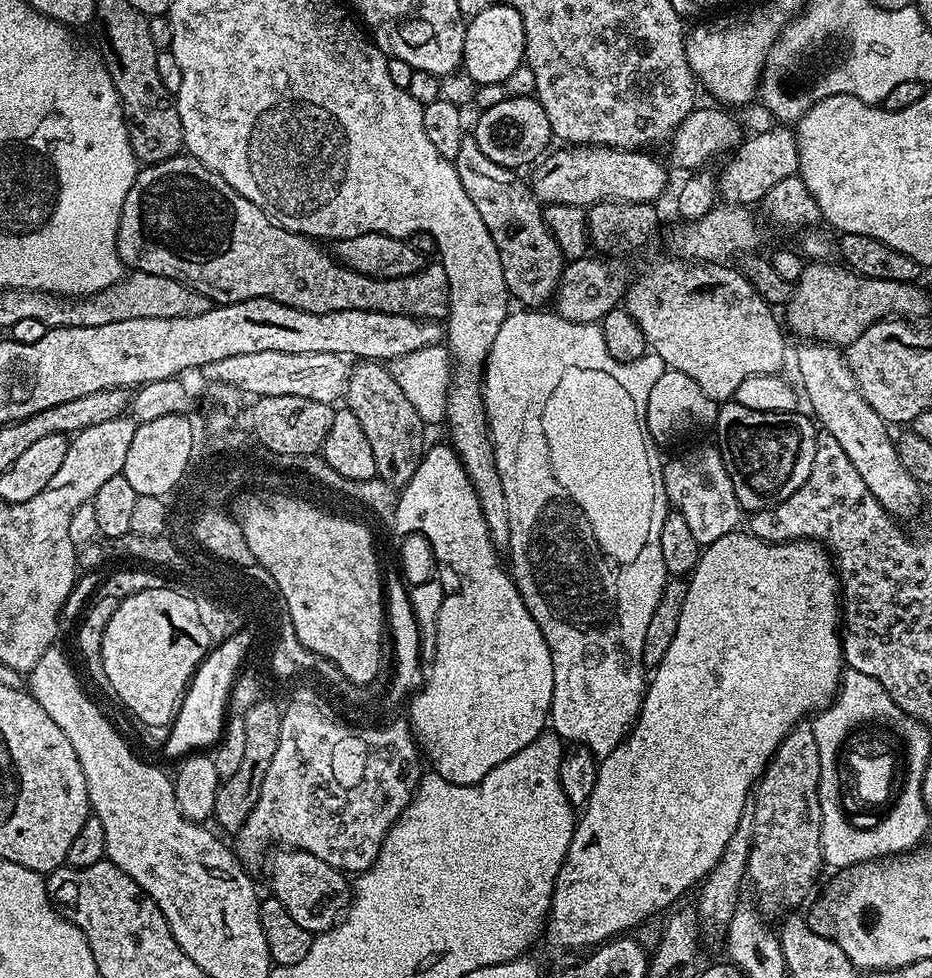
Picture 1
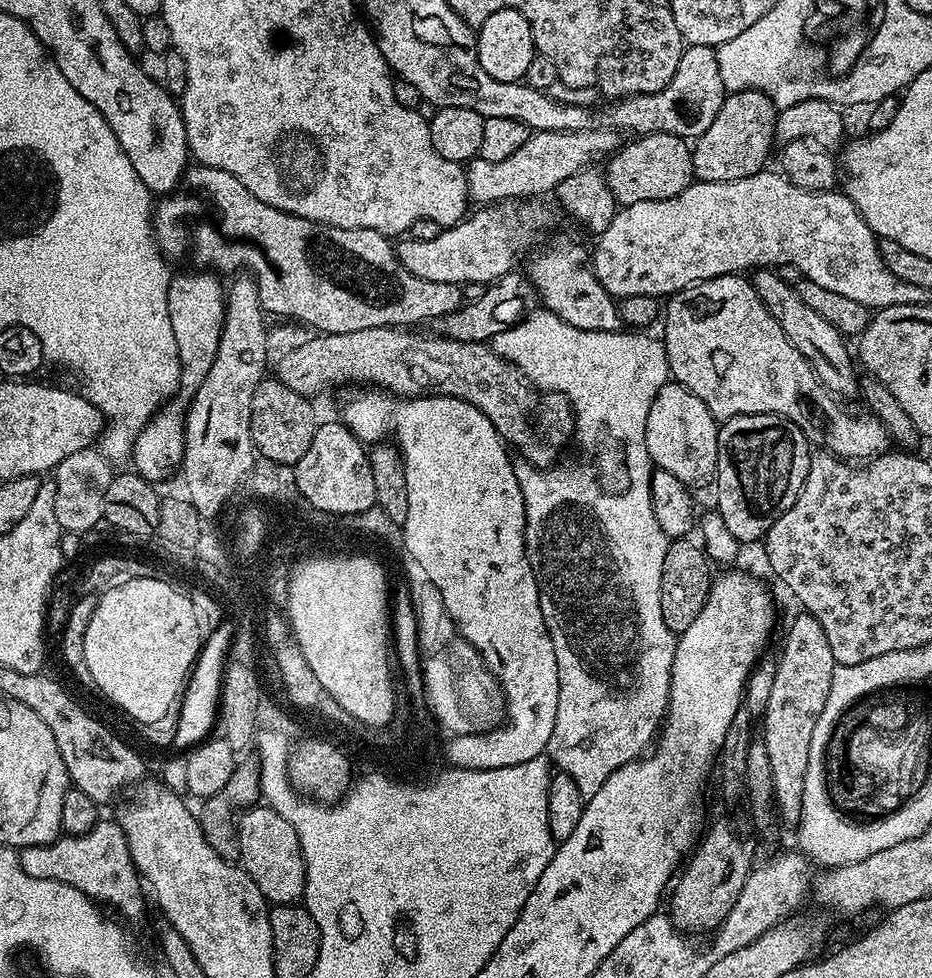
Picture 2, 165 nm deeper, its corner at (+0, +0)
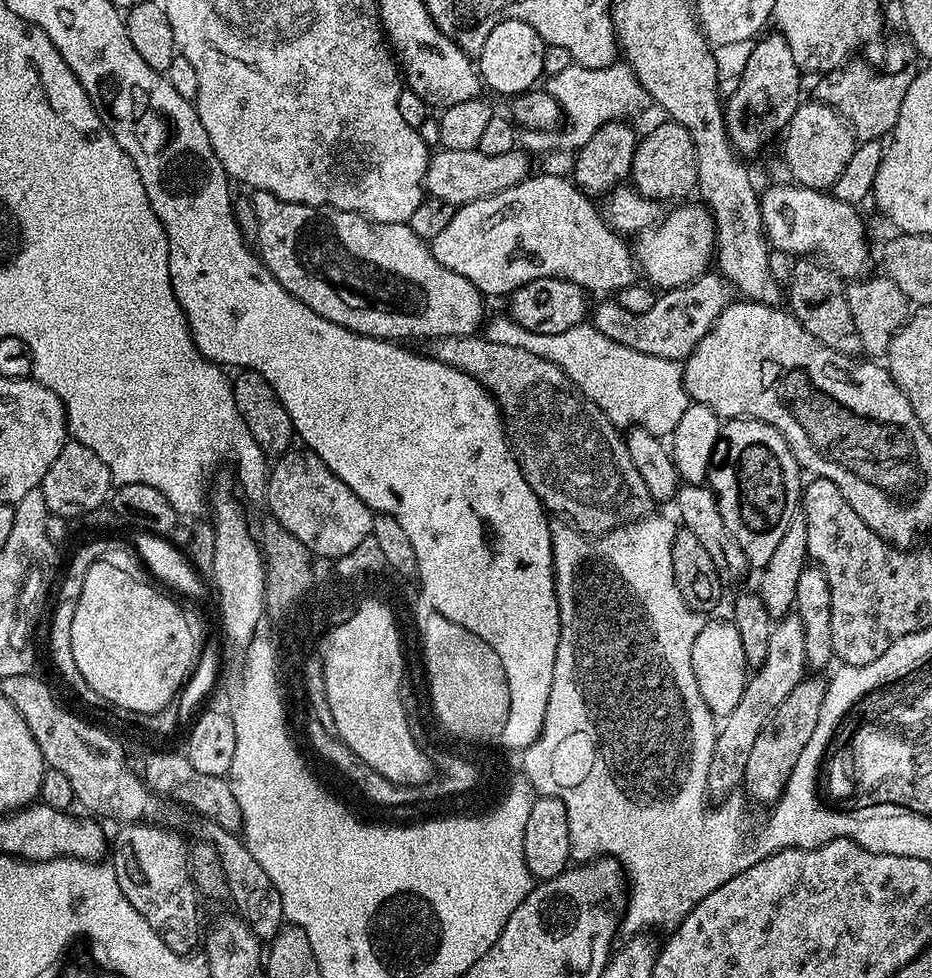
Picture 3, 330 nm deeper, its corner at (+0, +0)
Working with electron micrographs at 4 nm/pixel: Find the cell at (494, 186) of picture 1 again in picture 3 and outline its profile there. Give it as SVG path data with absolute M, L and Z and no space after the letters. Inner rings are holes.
M705 274L688 284L661 291L656 297L654 307L646 310L646 314L630 314L630 310L622 310L622 306L618 306L615 299L601 299L604 301L597 308L595 305L591 309L590 323L597 332L606 334L606 338L610 338L622 346L630 346L630 350L638 350L638 354L654 354L654 358L683 362L696 349L698 342L702 342L704 335L712 329L714 322L730 302L728 292L730 293L730 288L725 277L719 274Z

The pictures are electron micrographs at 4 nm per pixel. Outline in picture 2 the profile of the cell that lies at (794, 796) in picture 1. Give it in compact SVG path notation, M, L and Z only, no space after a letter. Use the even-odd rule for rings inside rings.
M799 614L792 620L788 633L784 636L784 649L780 658L775 661L776 673L771 687L770 700L766 703L762 719L762 737L766 744L766 752L770 758L773 771L773 798L778 816L785 825L799 825L802 814L802 790L806 790L806 766L810 762L810 738L814 738L814 726L818 718L822 718L822 710L826 706L826 698L830 698L830 686L834 682L834 670L838 667L834 653L830 650L830 642L822 626L818 626L818 618L807 614Z

